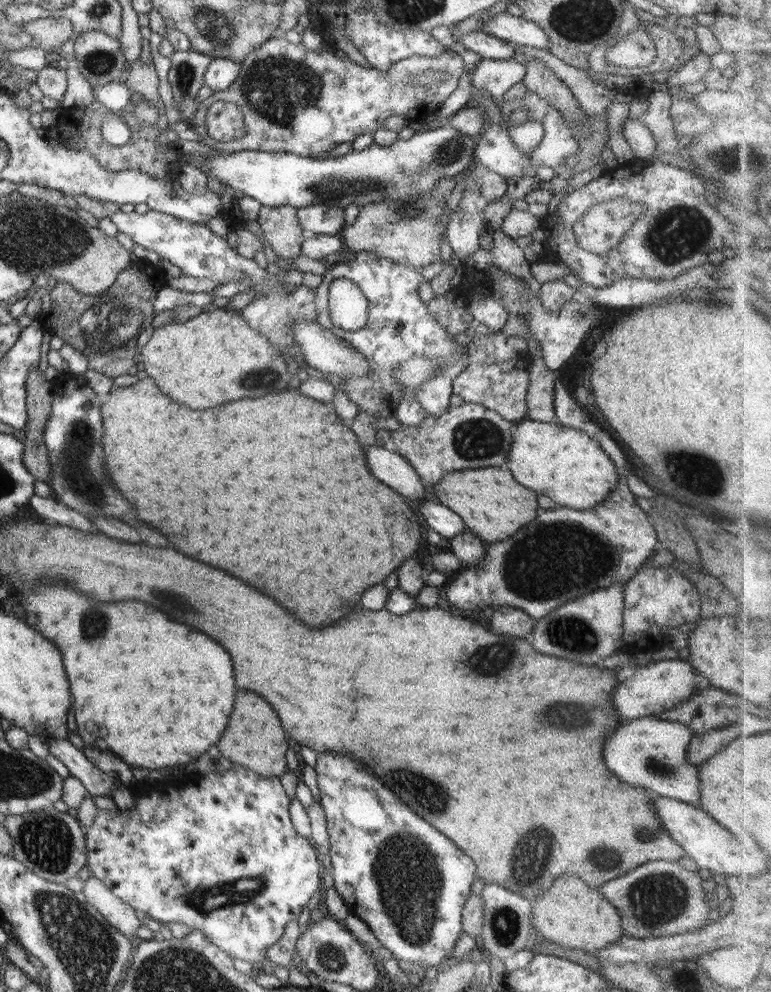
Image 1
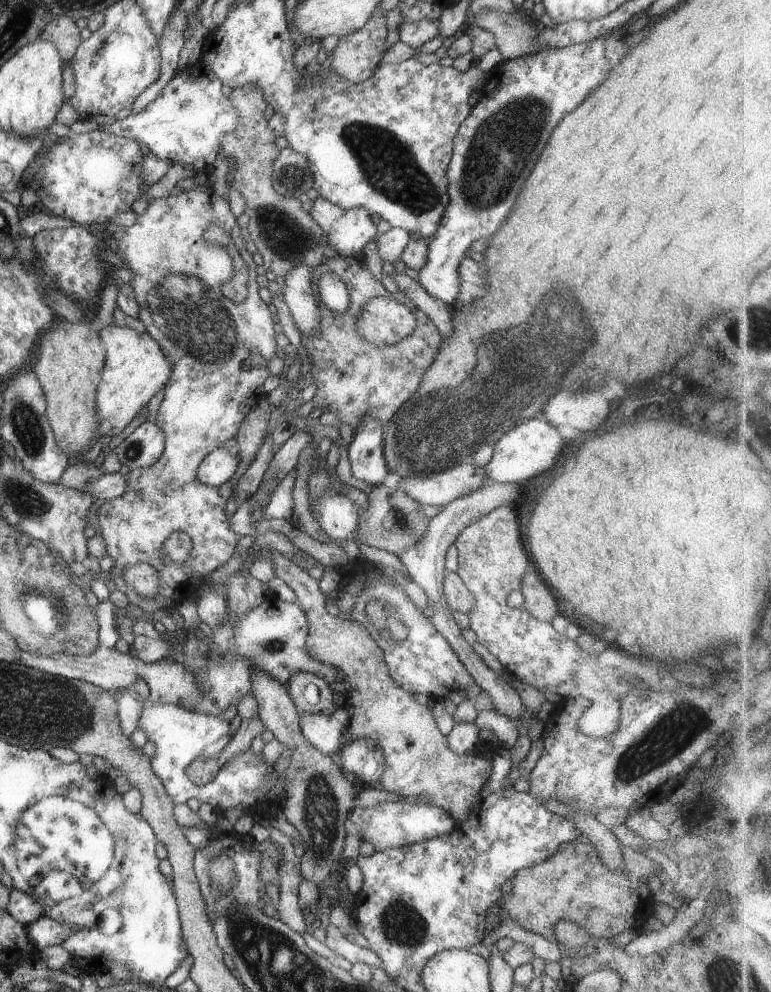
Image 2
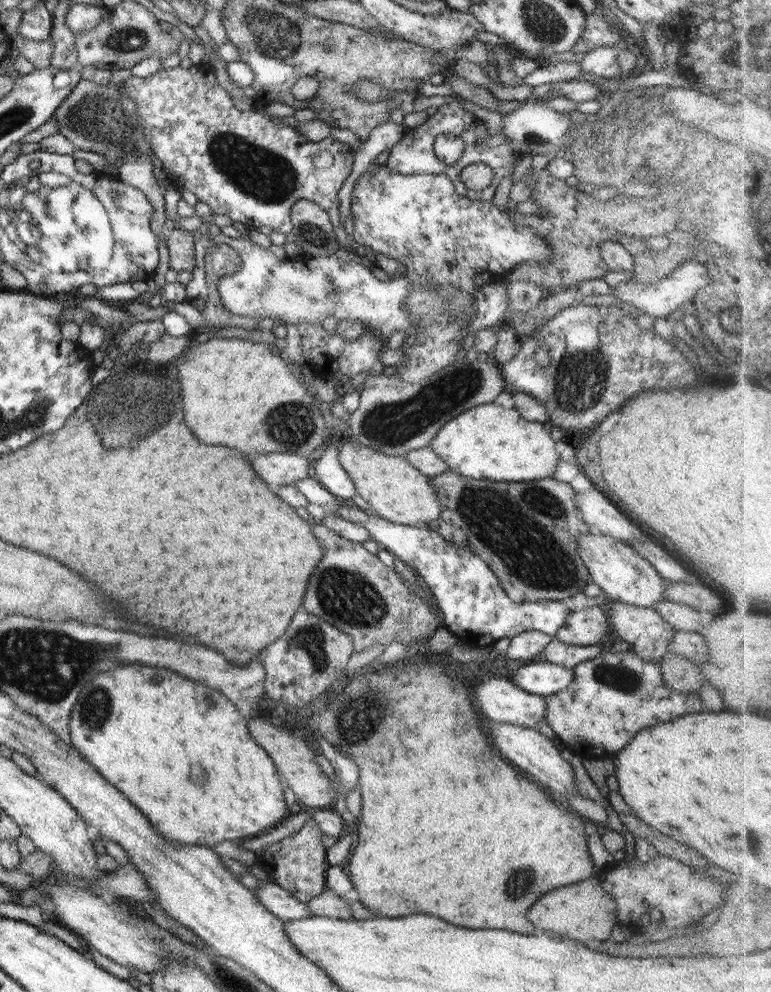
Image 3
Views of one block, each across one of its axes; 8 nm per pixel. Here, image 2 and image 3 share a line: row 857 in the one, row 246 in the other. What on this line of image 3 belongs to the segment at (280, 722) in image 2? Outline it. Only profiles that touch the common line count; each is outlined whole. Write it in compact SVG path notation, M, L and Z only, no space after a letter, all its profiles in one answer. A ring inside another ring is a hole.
M296 200L290 218L295 242L307 252L308 257L332 256L342 247L336 240L328 213L312 200Z

